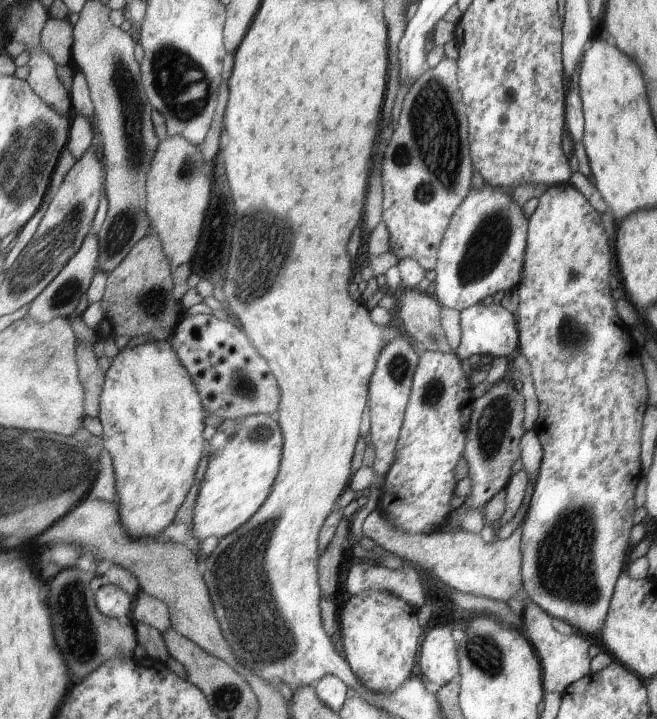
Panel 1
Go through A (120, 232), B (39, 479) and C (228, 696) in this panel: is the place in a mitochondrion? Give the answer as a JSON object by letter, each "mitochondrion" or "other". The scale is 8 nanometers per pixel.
{"A":"mitochondrion","B":"mitochondrion","C":"mitochondrion"}

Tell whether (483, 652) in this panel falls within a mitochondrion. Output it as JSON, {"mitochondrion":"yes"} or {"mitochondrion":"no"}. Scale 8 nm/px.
{"mitochondrion":"yes"}

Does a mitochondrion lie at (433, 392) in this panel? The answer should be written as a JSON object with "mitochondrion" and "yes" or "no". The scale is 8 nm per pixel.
{"mitochondrion":"yes"}

